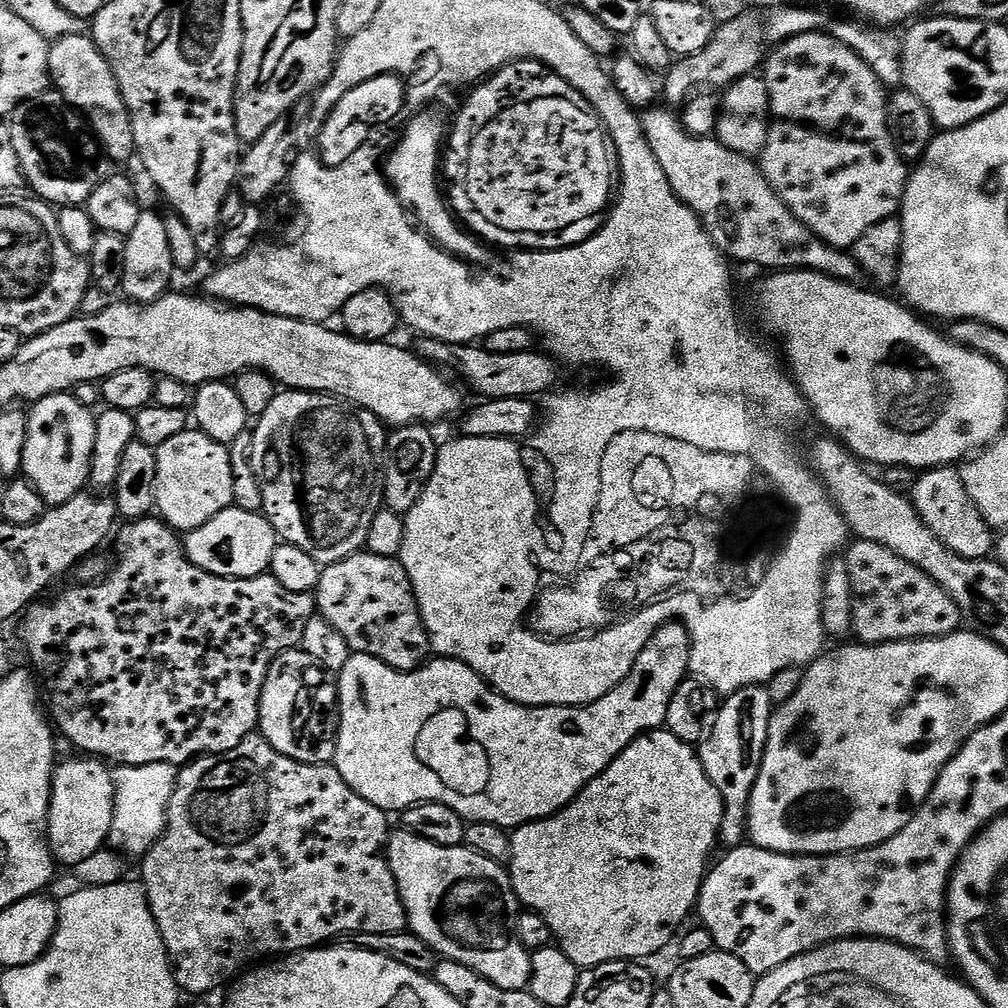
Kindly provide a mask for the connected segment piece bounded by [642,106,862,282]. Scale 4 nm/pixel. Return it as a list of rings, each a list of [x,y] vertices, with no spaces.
[[[664,106],[647,109],[642,123],[650,150],[654,150],[654,158],[658,158],[658,166],[662,166],[674,194],[700,217],[725,257],[768,268],[764,270],[807,270],[845,282],[861,279],[855,258],[819,240],[774,194],[770,182],[749,157],[730,150],[715,138],[692,136],[681,124],[681,117]]]

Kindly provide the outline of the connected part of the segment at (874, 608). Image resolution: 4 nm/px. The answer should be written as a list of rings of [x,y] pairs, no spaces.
[[[856,540],[847,552],[852,583],[852,627],[859,643],[889,644],[895,640],[928,640],[931,636],[948,636],[961,627],[960,607],[953,602],[950,594],[946,594],[946,590],[942,590],[942,586],[938,586],[938,582],[931,580],[925,572],[918,570],[918,566],[906,562],[906,558],[898,558],[898,554],[886,550],[886,546],[865,540]]]

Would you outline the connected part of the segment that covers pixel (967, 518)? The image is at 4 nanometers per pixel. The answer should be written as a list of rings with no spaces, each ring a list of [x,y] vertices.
[[[945,466],[921,471],[912,486],[910,499],[922,522],[926,522],[926,526],[930,526],[930,530],[934,530],[938,539],[947,548],[954,550],[954,554],[962,554],[962,558],[975,560],[993,555],[994,529],[985,522],[982,514],[978,514],[978,506],[970,502],[970,494],[966,494],[966,486],[955,467]]]

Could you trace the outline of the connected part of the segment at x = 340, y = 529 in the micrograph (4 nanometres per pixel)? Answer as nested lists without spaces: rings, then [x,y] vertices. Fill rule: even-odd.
[[[280,390],[277,391],[274,402],[270,402],[266,414],[262,414],[255,421],[250,443],[252,469],[262,490],[264,503],[262,512],[272,523],[272,529],[283,543],[298,546],[298,550],[306,550],[306,554],[310,554],[310,558],[314,558],[321,566],[337,564],[339,560],[344,560],[364,548],[366,534],[370,534],[370,522],[374,522],[374,514],[378,514],[384,504],[384,454],[388,446],[388,438],[385,425],[377,416],[370,414],[364,408],[359,408],[357,404],[350,404],[347,400],[340,399],[339,396],[330,396],[322,392]]]

